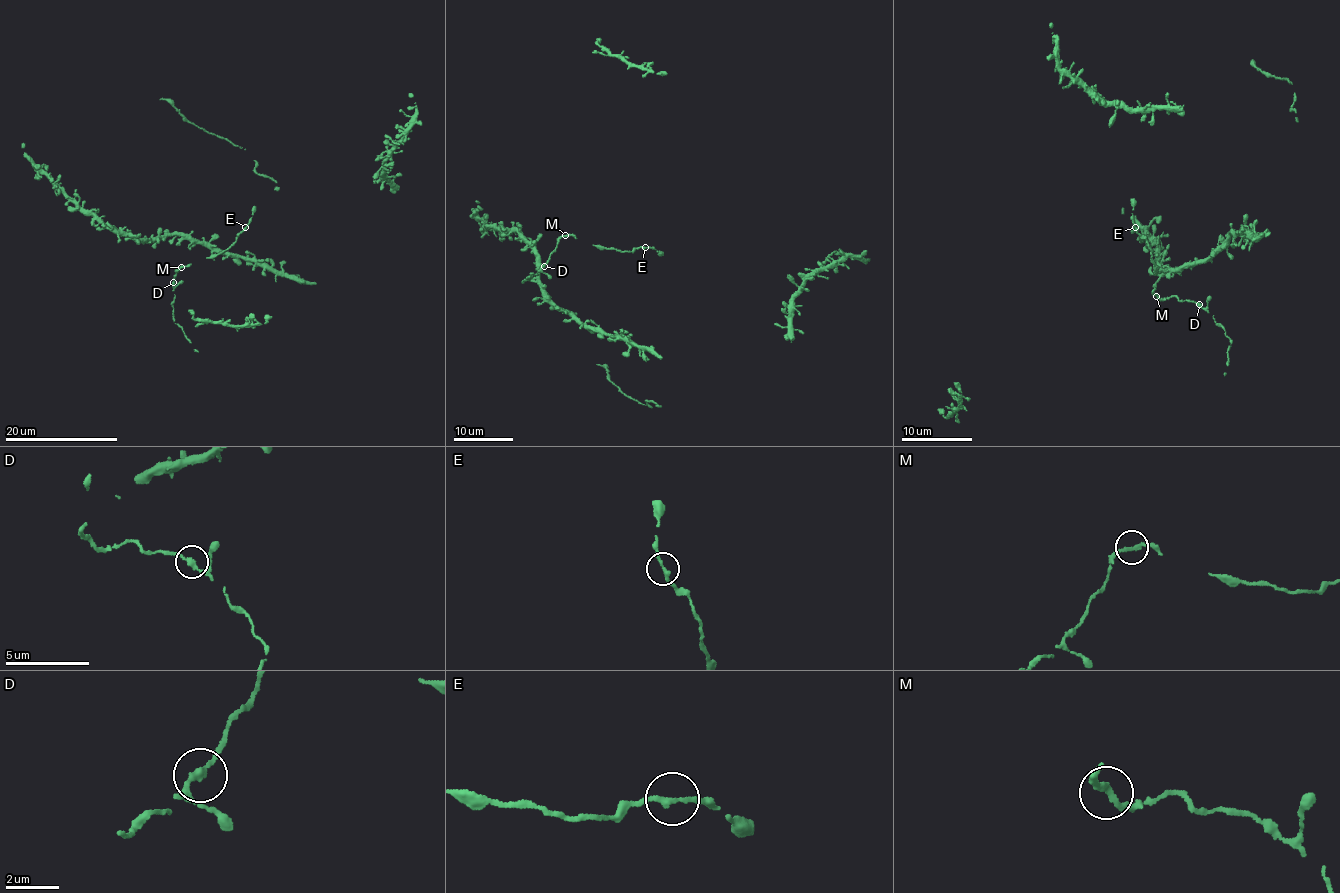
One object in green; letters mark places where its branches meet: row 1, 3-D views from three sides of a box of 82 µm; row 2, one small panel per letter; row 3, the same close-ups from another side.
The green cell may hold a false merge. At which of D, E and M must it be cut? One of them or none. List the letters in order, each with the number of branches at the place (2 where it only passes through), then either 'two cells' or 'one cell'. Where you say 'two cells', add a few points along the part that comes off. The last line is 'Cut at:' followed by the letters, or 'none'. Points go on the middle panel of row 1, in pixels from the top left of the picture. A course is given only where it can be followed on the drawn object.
D: 2 branches meet; one cell
E: 2 branches meet; one cell
M: 2 branches meet; one cell
Cut at: none

